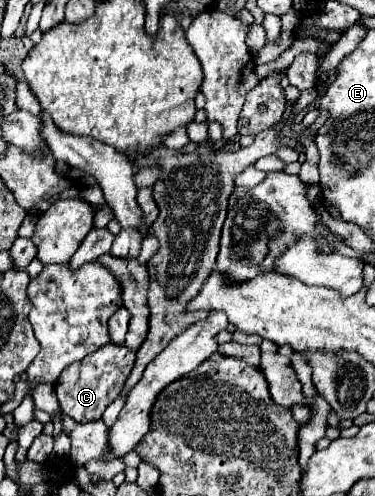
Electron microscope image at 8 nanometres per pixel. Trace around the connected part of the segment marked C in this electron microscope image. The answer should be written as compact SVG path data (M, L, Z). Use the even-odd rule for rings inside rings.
M109 343L101 347L99 351L81 359L79 363L73 363L71 367L67 367L59 375L59 381L55 385L61 411L73 417L77 423L101 419L107 405L119 397L123 383L127 381L127 375L131 373L131 363L135 363L135 353L129 347L115 347Z

